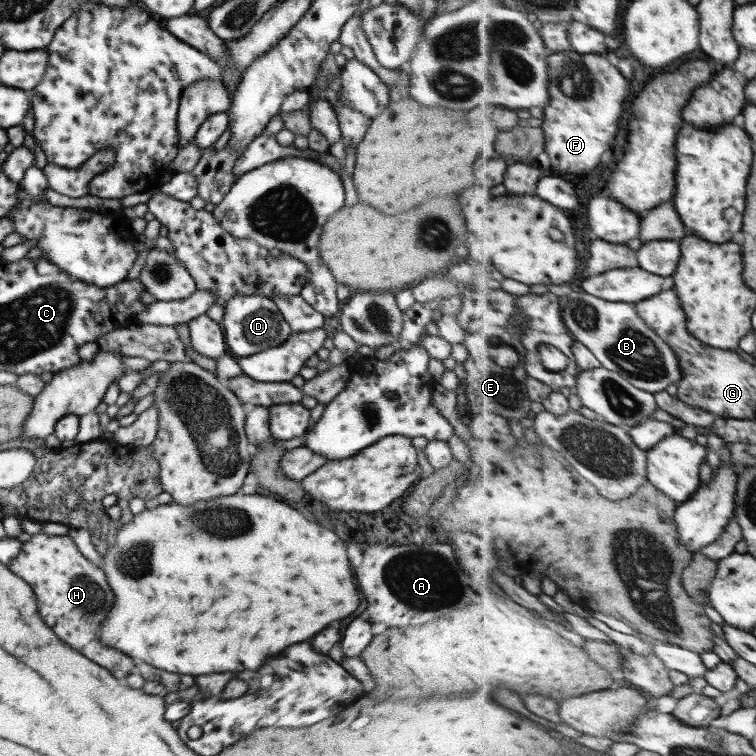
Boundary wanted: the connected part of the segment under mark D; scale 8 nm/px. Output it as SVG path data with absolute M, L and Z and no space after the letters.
M233 296L225 302L223 320L219 322L227 353L238 357L251 356L256 352L279 347L289 338L291 330L279 312L276 304L263 296Z

